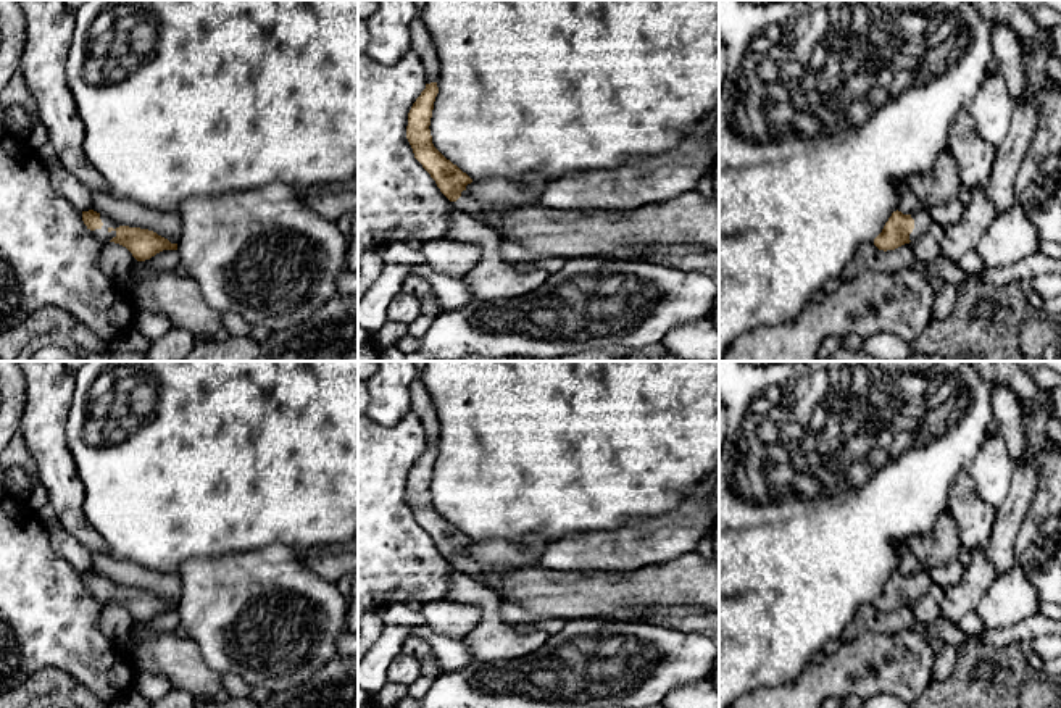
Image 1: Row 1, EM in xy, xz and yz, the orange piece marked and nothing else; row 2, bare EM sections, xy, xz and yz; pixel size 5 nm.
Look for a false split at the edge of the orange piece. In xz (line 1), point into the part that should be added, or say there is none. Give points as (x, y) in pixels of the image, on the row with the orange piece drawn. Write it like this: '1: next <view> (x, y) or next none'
1: next xz (478, 210)

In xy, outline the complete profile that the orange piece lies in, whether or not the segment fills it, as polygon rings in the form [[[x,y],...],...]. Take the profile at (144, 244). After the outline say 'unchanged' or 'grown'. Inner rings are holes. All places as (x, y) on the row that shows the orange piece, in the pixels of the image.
[[[94,210],[82,211],[82,221],[95,239],[126,247],[137,261],[150,260],[163,250],[177,250],[177,244],[171,244],[153,231],[119,226]]]; grown

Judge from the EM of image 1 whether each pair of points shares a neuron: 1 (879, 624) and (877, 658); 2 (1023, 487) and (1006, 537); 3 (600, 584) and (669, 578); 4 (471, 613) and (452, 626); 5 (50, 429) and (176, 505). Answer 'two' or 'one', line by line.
1: two
2: one
3: one
4: one
5: two

